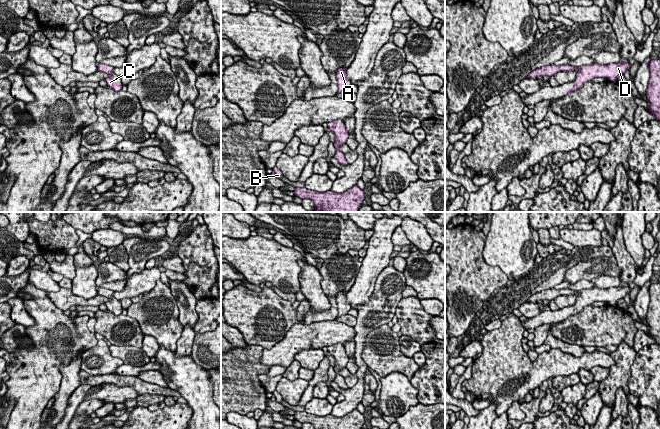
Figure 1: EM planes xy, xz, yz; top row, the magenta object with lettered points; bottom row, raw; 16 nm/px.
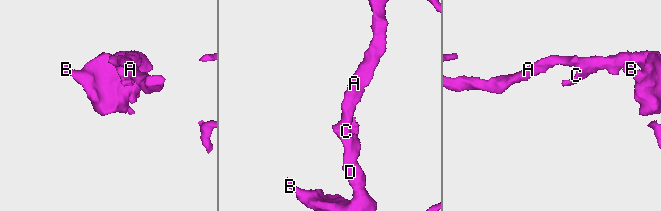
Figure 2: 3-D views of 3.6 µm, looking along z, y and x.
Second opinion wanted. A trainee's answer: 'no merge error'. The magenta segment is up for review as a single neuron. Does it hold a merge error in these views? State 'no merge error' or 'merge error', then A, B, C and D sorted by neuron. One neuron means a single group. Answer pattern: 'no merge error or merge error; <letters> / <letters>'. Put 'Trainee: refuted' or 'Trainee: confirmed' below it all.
no merge error; A B C D
Trainee: confirmed

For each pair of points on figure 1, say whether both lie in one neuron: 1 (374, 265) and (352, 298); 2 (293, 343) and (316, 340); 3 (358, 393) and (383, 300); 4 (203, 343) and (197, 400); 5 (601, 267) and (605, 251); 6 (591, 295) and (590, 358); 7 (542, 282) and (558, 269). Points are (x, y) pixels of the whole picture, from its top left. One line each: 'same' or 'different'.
1: same
2: same
3: same
4: different
5: different
6: different
7: same

